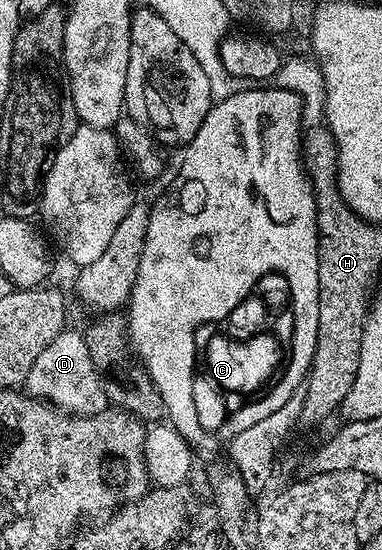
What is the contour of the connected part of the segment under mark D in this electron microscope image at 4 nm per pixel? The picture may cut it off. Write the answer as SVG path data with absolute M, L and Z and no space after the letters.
M79 330L60 331L58 337L54 337L54 341L50 341L50 345L46 345L46 349L42 349L42 353L34 360L22 387L33 399L42 399L70 415L97 415L110 407L104 383L100 380L100 374L90 357L90 349L86 349L86 341Z

